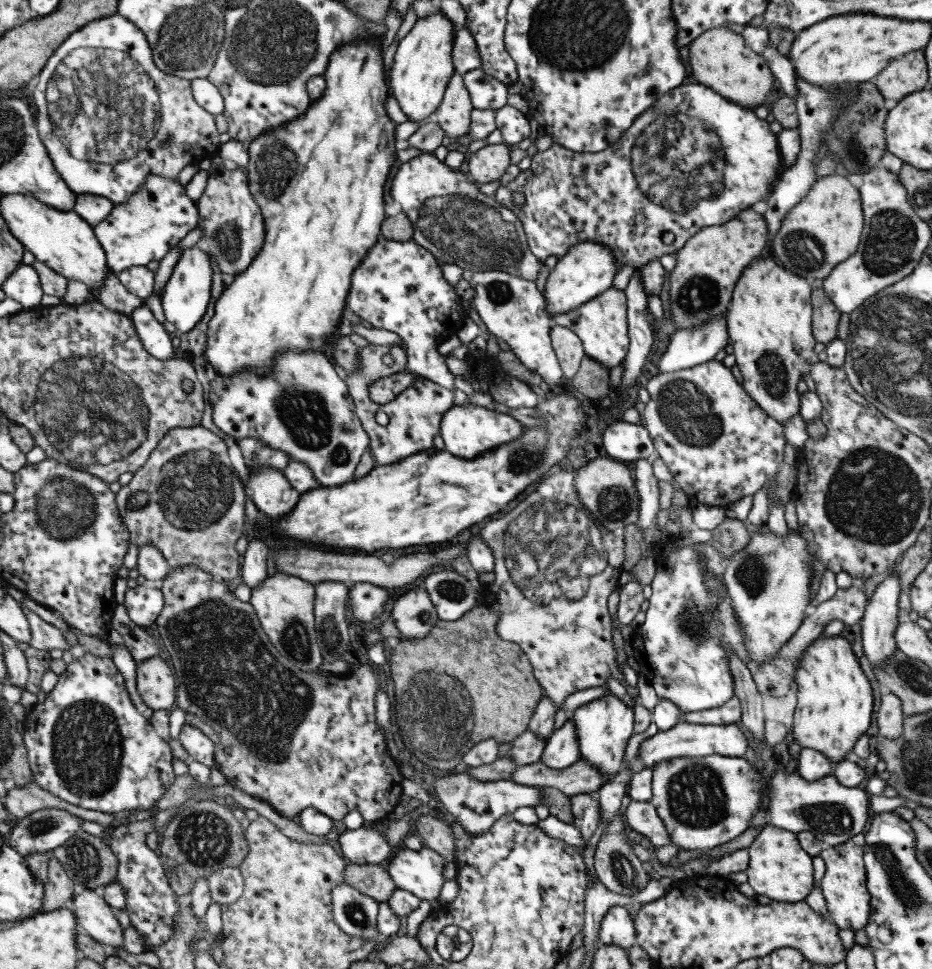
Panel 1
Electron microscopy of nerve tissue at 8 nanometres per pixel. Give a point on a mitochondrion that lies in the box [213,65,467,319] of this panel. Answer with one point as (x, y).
(273, 177)

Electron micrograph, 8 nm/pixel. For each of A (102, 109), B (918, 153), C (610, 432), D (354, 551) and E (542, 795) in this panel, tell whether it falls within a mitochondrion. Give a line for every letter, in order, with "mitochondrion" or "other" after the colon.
A: mitochondrion
B: other
C: other
D: other
E: other

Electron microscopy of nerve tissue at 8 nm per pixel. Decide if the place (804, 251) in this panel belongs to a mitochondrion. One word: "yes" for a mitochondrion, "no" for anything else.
yes

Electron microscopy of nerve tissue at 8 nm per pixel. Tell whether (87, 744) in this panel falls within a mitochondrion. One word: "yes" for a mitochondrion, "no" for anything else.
yes

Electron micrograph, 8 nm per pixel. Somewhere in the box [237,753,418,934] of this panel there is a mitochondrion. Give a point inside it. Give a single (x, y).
(354, 913)

